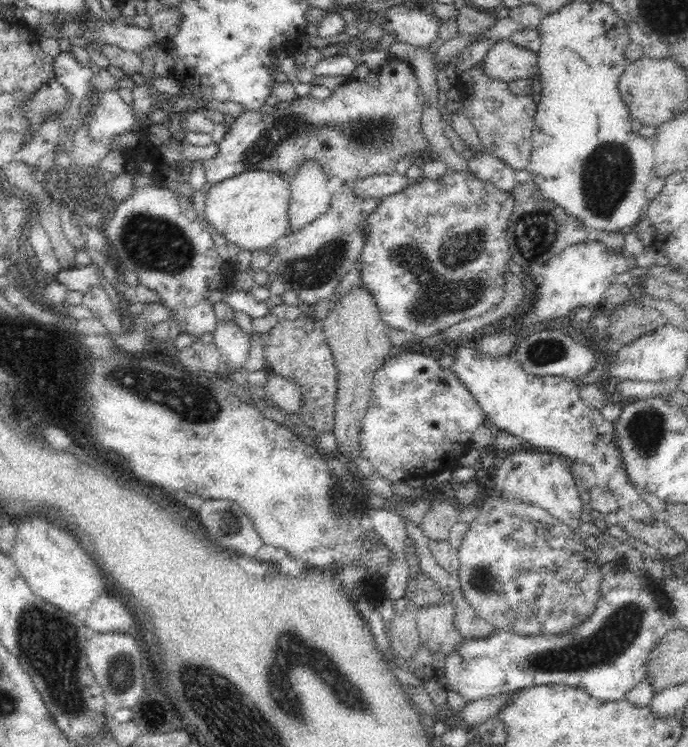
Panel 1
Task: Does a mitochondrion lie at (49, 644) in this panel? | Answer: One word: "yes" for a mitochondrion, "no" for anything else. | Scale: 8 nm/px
yes

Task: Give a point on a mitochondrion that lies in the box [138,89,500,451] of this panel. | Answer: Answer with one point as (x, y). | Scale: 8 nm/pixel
(436, 300)

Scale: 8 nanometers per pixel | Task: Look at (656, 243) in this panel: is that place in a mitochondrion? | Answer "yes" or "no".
no

